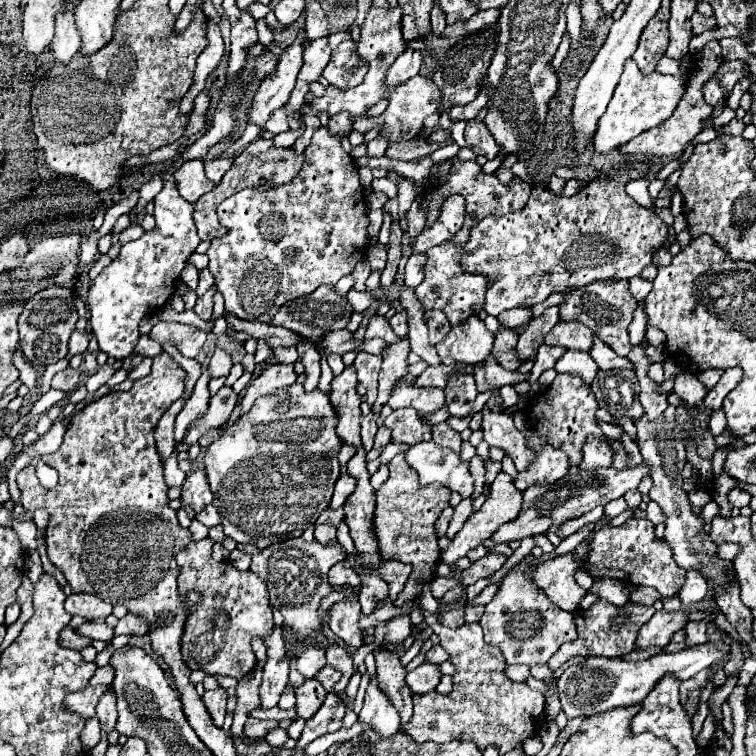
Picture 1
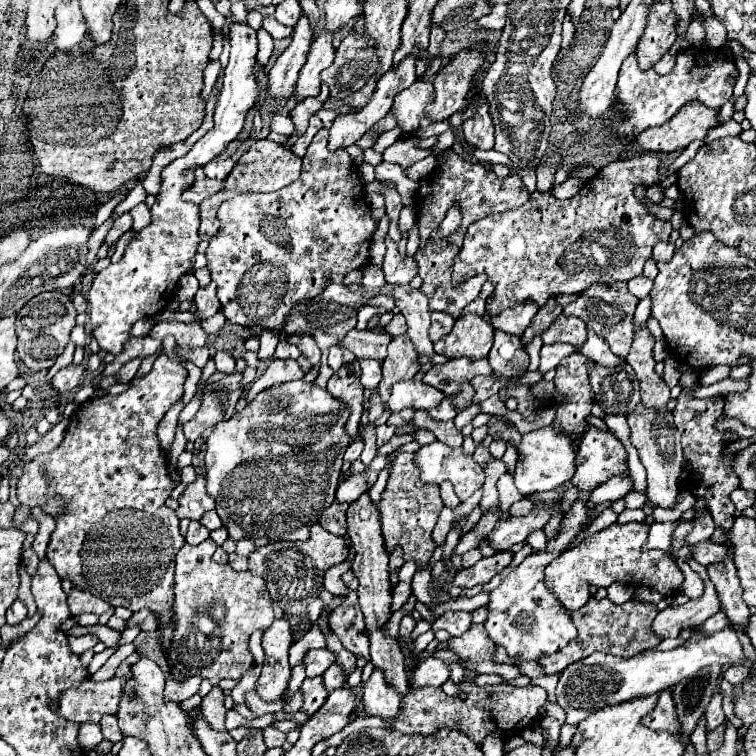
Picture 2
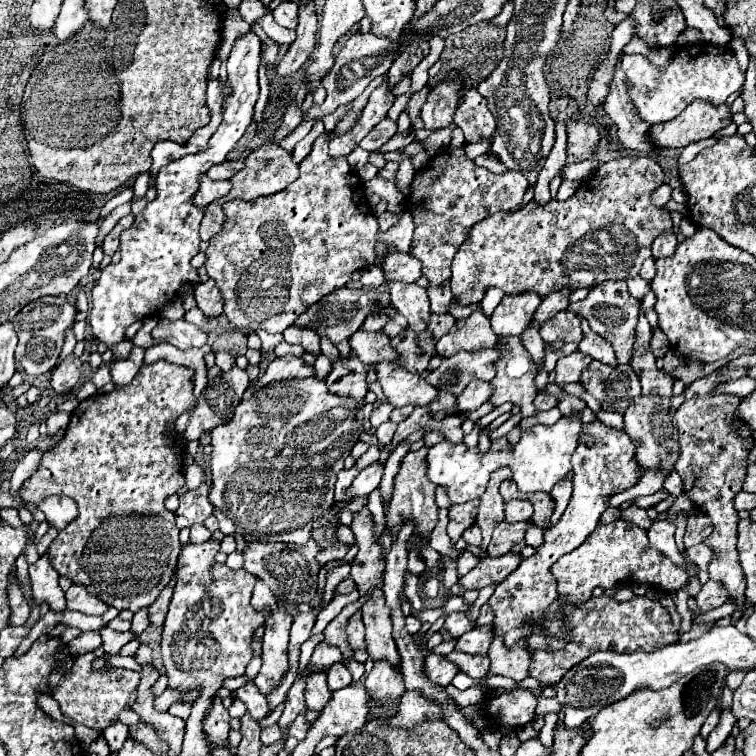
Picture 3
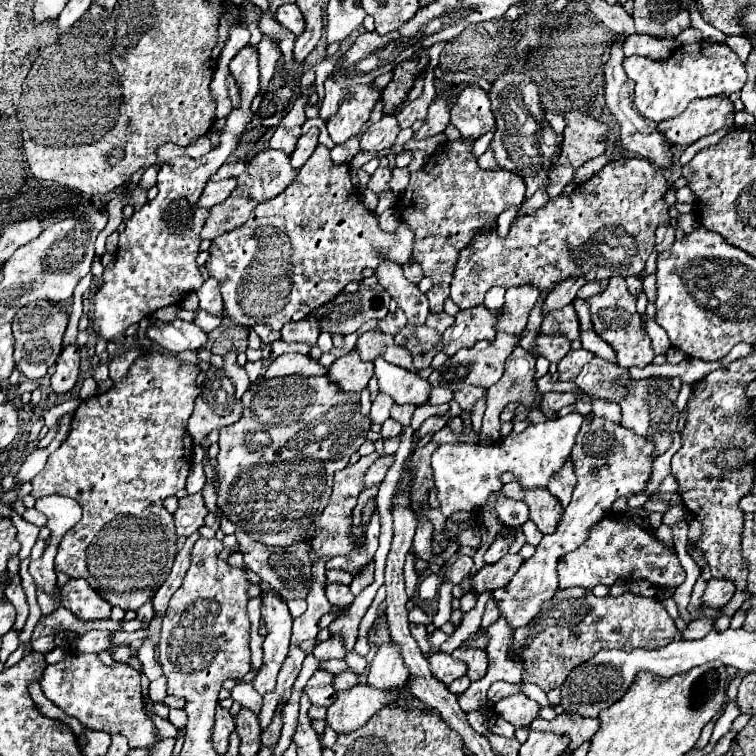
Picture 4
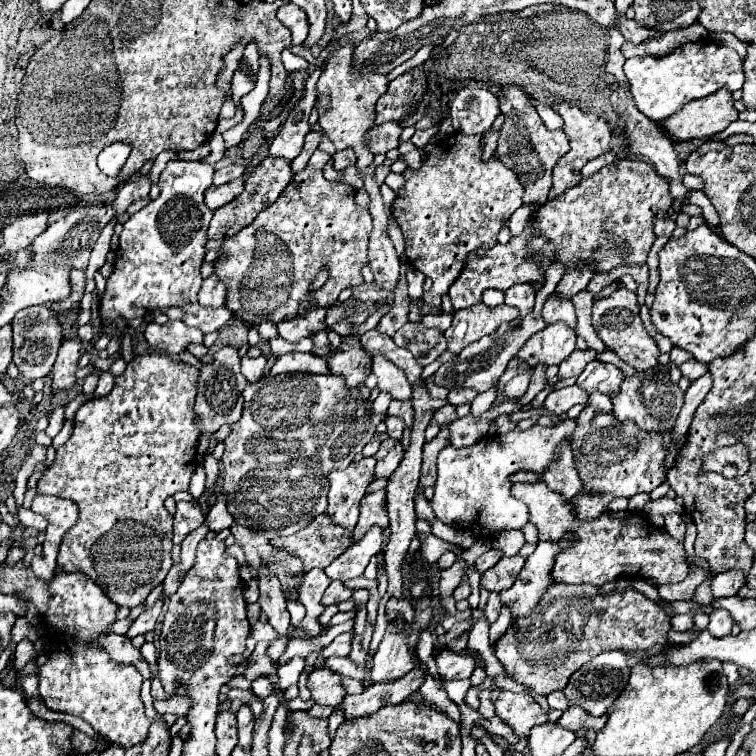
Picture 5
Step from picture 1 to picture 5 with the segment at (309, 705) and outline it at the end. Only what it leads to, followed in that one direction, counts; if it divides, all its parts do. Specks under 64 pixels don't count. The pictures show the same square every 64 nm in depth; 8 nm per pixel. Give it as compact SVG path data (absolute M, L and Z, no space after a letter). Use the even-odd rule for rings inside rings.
M328 668L314 670L308 676L306 686L312 692L312 700L322 706L338 706L346 694L342 688L342 676Z

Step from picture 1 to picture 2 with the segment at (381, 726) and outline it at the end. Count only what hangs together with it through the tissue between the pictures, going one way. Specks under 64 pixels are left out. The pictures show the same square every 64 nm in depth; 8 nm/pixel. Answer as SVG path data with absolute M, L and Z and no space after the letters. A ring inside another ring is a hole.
M374 670L364 686L364 714L394 720L400 714L400 694L392 690L380 670Z

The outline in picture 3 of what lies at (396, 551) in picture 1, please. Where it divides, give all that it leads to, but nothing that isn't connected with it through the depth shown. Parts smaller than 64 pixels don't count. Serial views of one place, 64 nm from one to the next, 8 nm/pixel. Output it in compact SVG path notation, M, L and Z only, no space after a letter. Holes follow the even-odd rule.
M420 448L418 452L408 452L402 458L400 470L394 476L394 490L390 500L386 502L386 530L392 534L392 540L396 540L396 532L400 530L400 524L404 524L404 520L412 520L414 532L406 544L408 550L416 550L416 554L420 556L420 548L416 546L416 540L424 544L430 542L430 532L436 526L438 520L438 506L436 506L436 484L432 484L426 478L426 452L428 448Z

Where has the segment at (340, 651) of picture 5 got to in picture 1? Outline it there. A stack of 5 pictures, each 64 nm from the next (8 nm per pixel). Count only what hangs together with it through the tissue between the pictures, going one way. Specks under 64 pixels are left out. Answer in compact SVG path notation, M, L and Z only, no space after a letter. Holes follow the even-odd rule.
M310 646L306 648L302 654L298 654L298 660L296 660L296 668L302 676L306 678L312 678L322 666L326 666L326 660L324 660L324 648L318 648L318 646Z

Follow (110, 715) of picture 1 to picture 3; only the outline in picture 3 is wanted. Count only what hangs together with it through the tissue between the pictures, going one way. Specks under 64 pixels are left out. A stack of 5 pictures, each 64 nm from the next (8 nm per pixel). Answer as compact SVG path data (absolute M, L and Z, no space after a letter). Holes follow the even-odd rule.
M110 724L102 736L106 738L106 742L110 744L110 750L120 750L124 740L128 738L128 728L124 728L124 724Z

